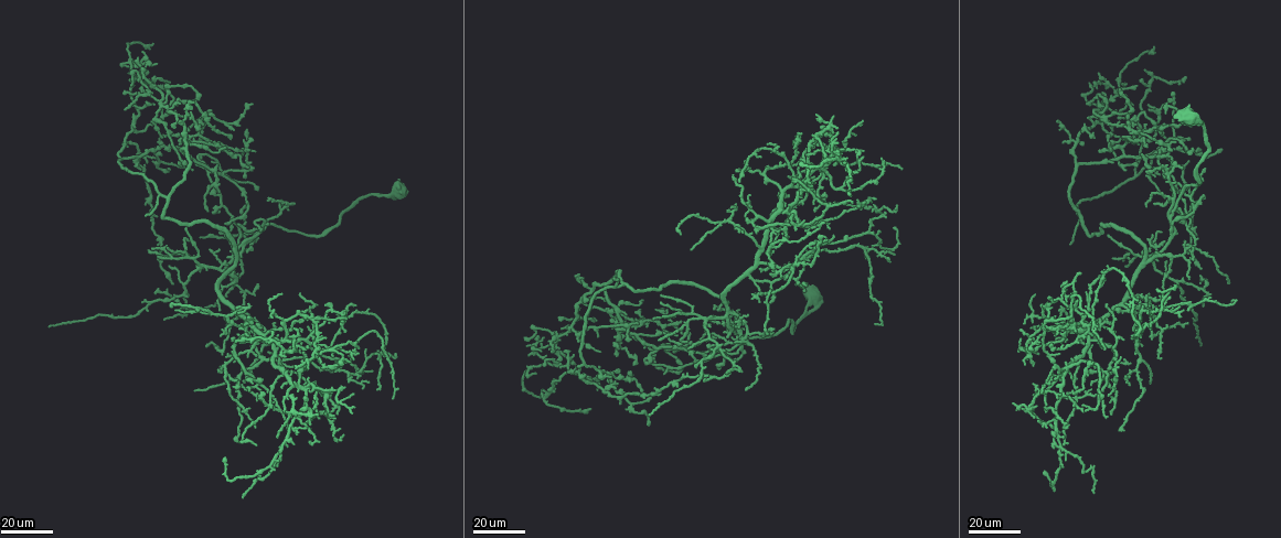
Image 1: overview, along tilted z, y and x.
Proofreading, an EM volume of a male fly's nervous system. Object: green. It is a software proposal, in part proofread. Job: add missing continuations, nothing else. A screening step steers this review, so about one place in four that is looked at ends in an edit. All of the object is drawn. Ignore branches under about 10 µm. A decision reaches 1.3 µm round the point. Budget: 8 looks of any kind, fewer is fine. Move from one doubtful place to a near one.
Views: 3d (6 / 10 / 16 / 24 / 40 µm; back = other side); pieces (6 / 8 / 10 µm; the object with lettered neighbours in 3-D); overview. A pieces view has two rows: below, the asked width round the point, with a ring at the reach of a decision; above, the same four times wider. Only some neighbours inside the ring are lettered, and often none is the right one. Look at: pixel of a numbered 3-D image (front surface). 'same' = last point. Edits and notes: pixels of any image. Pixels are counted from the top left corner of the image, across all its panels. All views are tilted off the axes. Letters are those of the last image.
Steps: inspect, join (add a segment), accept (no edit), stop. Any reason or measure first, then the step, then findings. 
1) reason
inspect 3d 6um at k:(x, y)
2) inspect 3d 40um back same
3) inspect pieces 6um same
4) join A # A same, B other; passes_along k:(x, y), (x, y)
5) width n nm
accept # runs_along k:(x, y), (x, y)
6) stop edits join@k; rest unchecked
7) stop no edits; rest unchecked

an open end
inspect 3d 16um at 1:(543, 367)

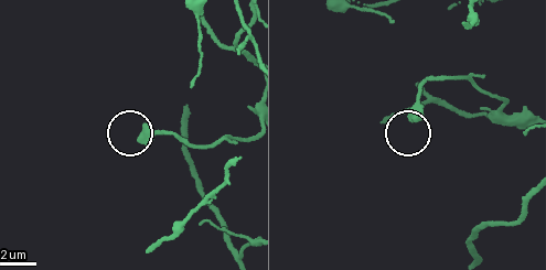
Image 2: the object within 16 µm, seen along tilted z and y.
what lies round it
inspect pieces 8um at 2:(139, 139)

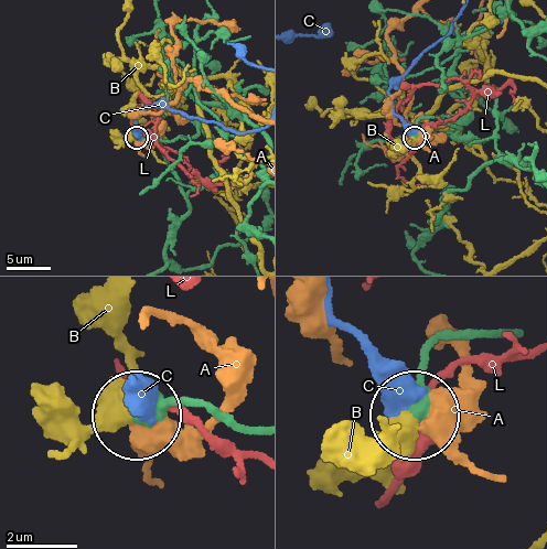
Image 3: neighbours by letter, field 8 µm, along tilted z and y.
accept # A other, B other, C other, L other; none of them fits

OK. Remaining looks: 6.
an open end
inspect 3d 16um at 1:(227, 258)

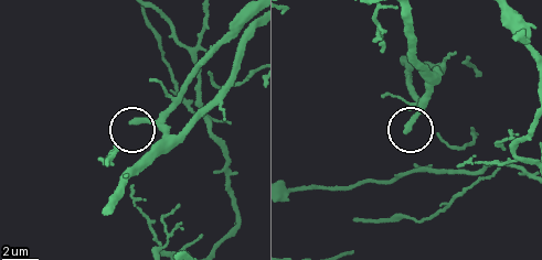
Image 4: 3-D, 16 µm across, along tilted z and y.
inspect pieces 8um at 4:(404, 130)

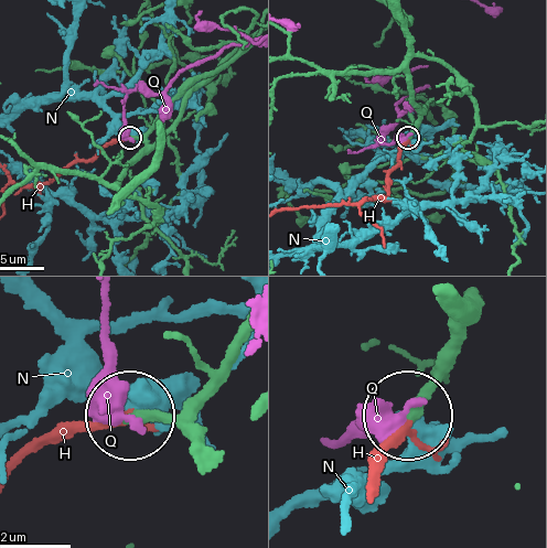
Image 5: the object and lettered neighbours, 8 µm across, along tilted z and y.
join H # H same, N other, Q other; passes_along 5:(233, 361), (179, 412), (87, 428), (17, 464); it goes on there

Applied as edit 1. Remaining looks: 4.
inspect overview

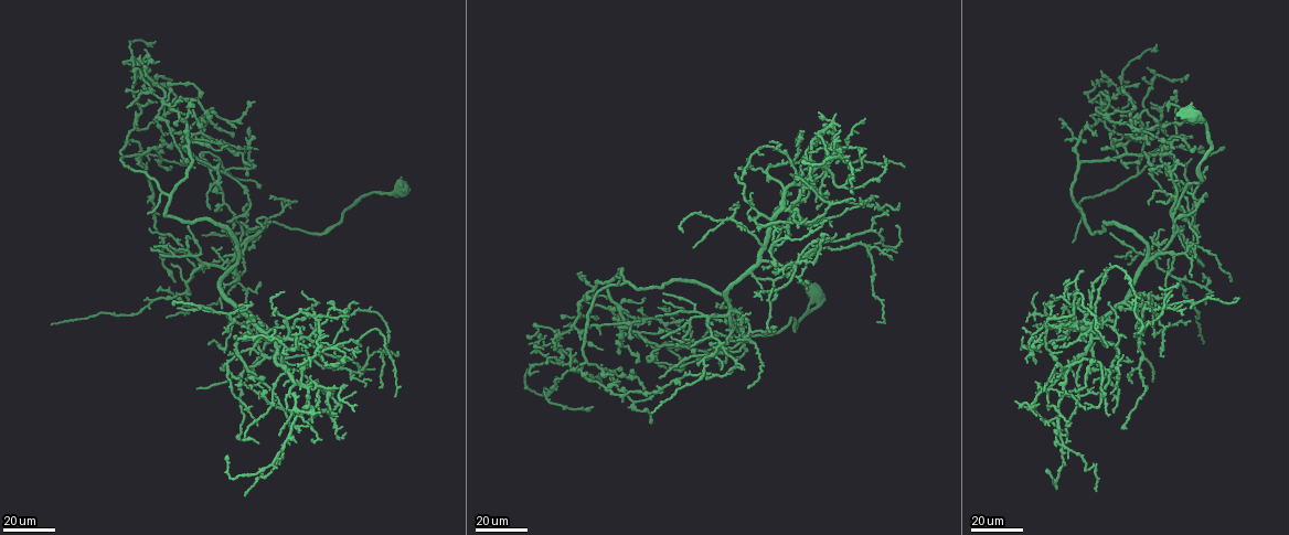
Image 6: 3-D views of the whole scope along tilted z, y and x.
free end
inspect 3d 24um at 6:(749, 386)

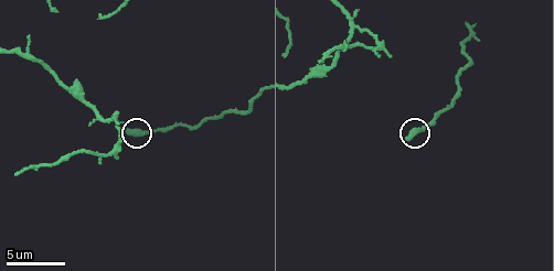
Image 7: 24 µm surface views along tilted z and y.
see the neighbours
inspect pieces 6um at 7:(128, 133)

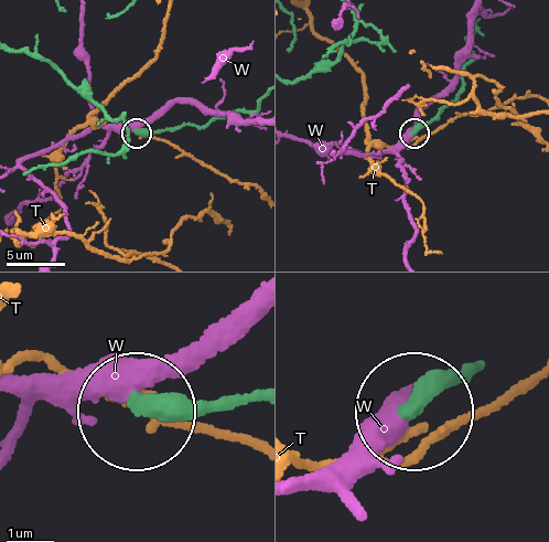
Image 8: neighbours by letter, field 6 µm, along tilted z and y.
width 360 nm
accept # T other, W other; runs_along 8:(476, 23), (461, 89), (415, 133); none of them fits

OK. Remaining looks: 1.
stop edits join@5; rest unchecked

